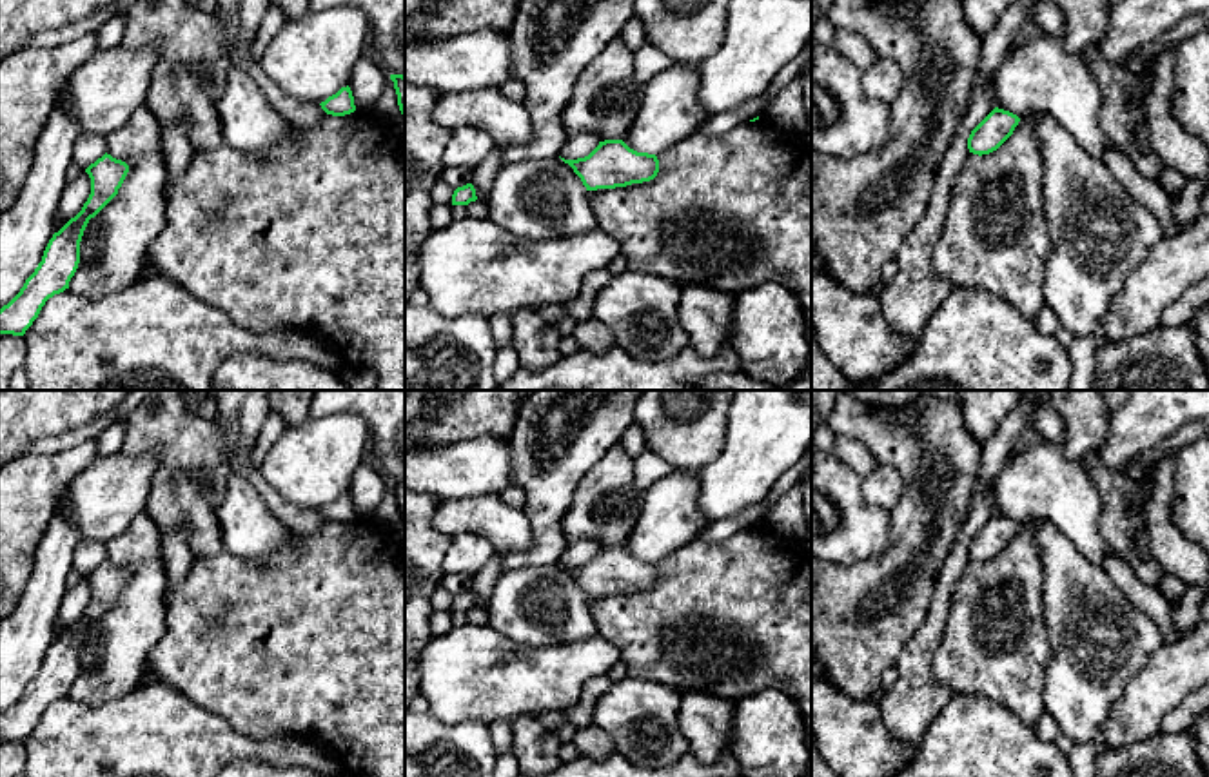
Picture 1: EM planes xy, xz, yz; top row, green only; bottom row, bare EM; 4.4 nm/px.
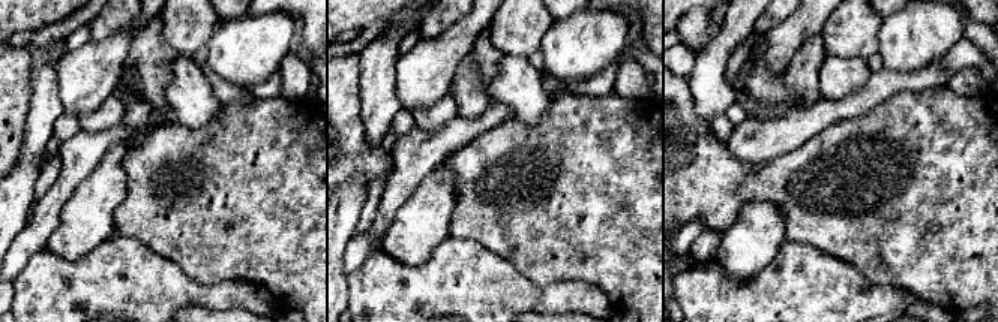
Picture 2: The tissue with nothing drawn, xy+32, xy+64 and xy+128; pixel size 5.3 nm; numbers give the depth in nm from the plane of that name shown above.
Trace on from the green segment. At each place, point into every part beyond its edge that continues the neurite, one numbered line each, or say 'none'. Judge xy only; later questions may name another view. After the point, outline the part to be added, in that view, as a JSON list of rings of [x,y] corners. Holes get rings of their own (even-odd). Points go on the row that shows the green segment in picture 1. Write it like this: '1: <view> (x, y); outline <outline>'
none

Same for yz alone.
none

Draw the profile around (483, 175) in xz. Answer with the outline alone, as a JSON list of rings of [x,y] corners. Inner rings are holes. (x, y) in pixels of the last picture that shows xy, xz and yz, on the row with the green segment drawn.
[[[494,145],[492,152],[472,171],[470,183],[474,185],[479,202],[488,203],[494,180],[503,167],[501,154],[503,149]]]

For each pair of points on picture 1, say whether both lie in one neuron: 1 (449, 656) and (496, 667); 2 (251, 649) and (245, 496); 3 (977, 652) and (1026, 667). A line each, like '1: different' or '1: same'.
1: same
2: different
3: same

